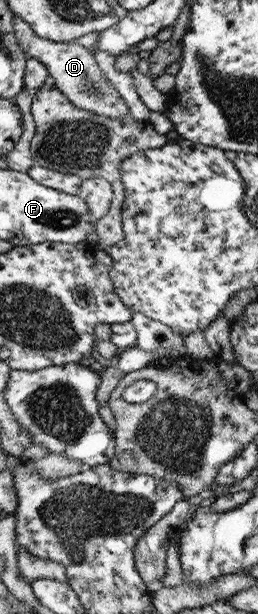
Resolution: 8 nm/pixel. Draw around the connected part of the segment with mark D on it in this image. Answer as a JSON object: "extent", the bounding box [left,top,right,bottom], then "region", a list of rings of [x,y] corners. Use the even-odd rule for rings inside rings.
{"extent":[16,17,130,119],"region":[[[16,17],[16,31],[18,43],[24,48],[26,55],[33,59],[42,60],[50,70],[50,83],[65,92],[75,108],[91,111],[103,117],[118,119],[130,112],[129,105],[122,98],[122,94],[110,83],[106,74],[98,66],[94,52],[87,48],[71,43],[56,42],[43,39],[26,20]]]}

